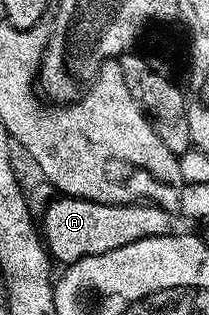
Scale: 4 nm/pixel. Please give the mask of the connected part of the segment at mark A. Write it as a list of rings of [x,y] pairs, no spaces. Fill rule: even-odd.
[[[59,196],[48,203],[41,215],[41,237],[48,254],[56,263],[70,264],[85,256],[113,252],[113,248],[133,244],[142,238],[170,234],[173,230],[171,218],[172,215],[168,211],[154,204],[142,202],[111,204],[94,202],[88,198]]]

